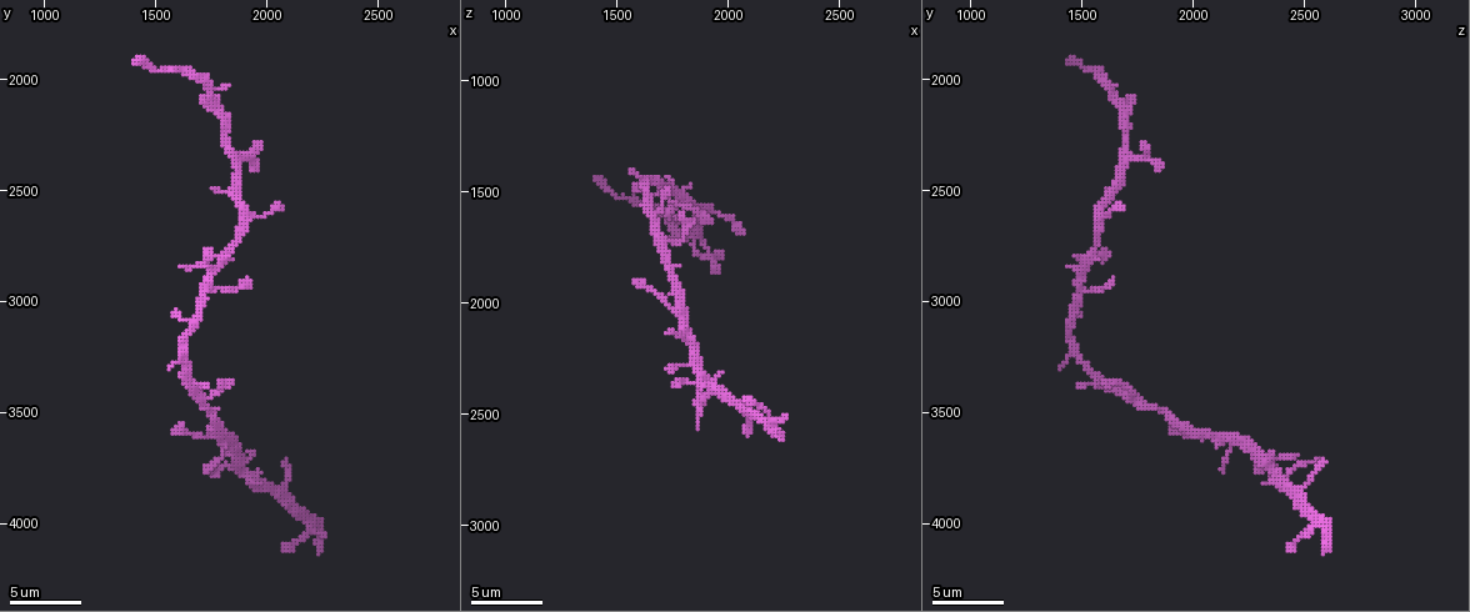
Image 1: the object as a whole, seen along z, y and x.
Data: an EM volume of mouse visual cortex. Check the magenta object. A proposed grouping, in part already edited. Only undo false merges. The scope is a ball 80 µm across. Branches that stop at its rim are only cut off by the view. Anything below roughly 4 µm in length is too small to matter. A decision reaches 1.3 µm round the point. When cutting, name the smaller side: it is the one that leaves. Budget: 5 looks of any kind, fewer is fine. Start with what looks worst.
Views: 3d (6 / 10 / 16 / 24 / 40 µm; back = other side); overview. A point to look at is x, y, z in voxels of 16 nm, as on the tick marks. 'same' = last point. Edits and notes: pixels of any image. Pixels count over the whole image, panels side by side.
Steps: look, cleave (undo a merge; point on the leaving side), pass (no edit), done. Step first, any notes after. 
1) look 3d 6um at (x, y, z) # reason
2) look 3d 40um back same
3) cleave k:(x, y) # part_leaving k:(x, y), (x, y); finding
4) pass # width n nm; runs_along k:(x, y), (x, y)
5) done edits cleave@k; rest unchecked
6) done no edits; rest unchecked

look 3d 10um at (1780, 3610, 2050) # four-way junction

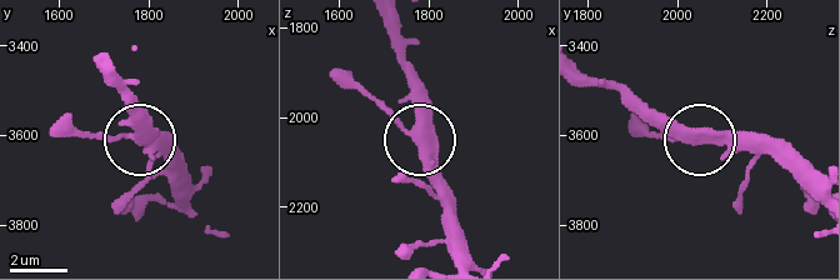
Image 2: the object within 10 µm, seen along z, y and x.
look 3d 10um back at (1770, 3605, 2040)

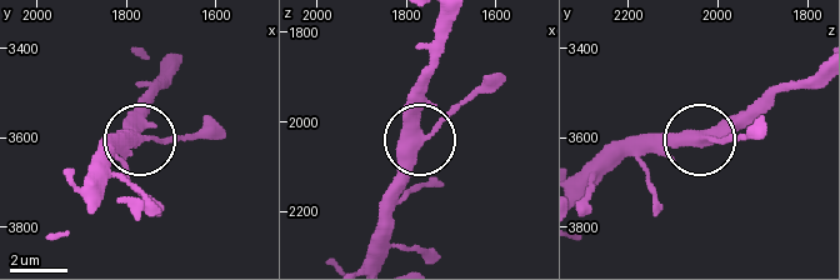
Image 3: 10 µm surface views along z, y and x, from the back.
pass # runs_along 3:(814, 75), (771, 88), (701, 143), (761, 135); all the same cell

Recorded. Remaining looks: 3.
look 3d 6um at (1610, 3200, 1460) # three-way junction

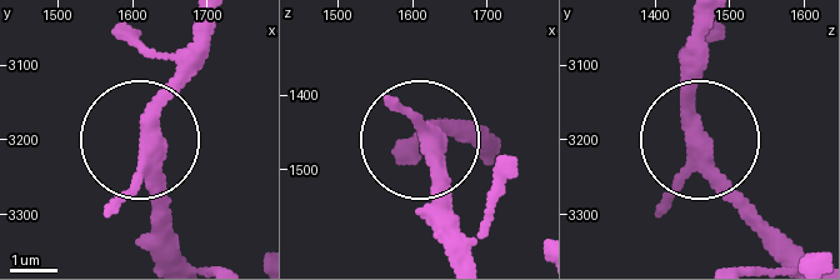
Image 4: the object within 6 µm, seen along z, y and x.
pass # arms 3; runs_along 4:(703, 125), (690, 113), (690, 45); all the same cell

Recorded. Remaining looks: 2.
look 3d 16um at (2050, 3870, 2450) # two arms in line, one across

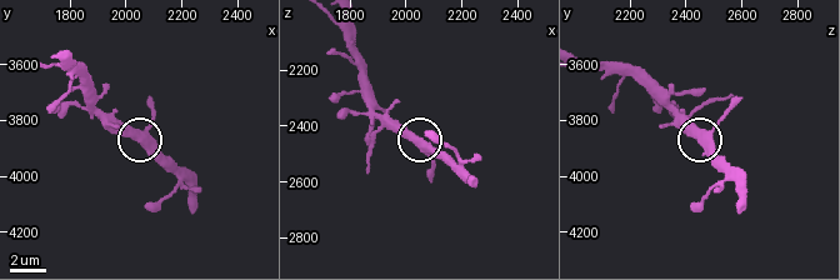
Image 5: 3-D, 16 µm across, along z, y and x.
pass # width 390 nm; runs_along 5:(580, 59), (639, 71), (723, 164); all the same cell

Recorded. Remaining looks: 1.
done no edits; rest unchecked

